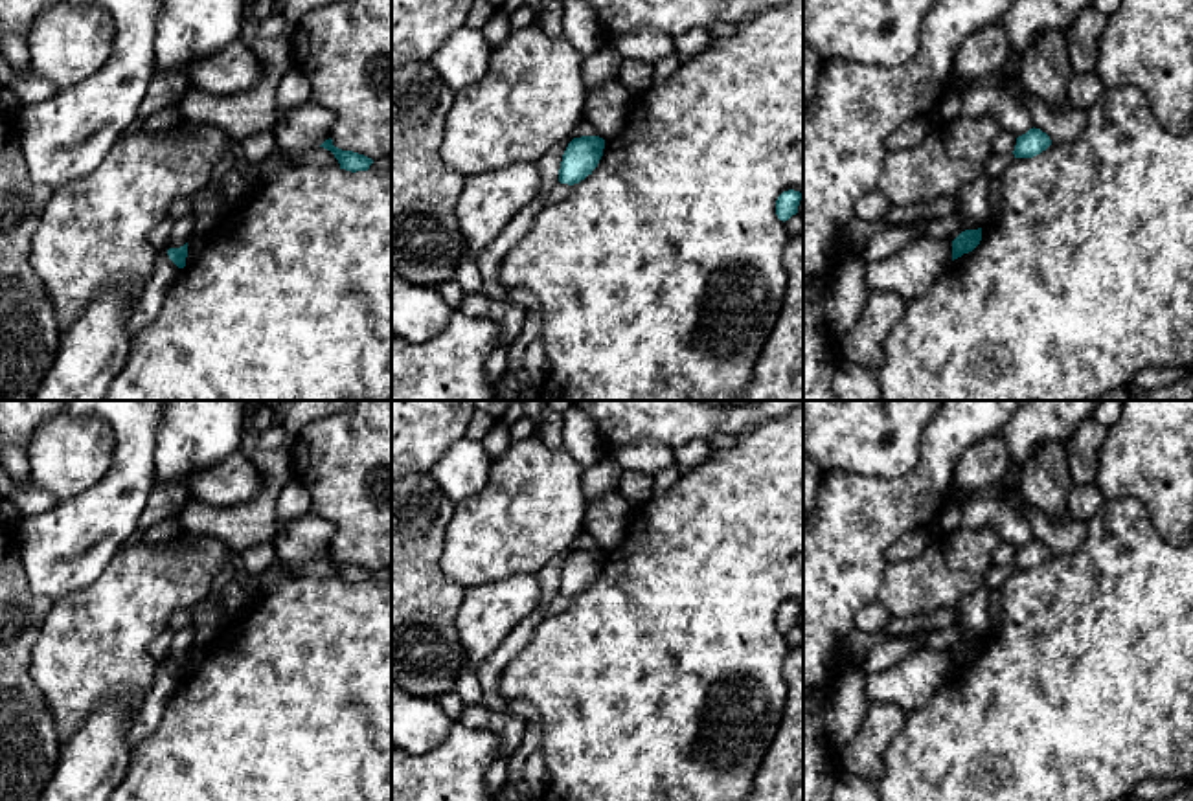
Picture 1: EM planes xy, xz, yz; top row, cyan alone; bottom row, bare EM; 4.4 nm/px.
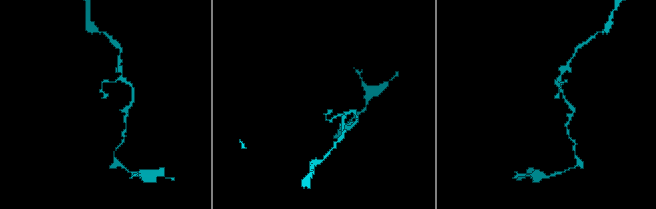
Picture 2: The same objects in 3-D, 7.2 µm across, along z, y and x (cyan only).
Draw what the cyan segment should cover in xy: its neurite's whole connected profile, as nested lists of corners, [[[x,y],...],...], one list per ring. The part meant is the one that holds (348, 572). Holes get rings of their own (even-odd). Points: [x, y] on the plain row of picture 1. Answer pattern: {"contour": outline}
{"contour": [[[325,551],[320,558],[331,562],[335,566],[335,570],[340,575],[340,581],[357,584],[357,582],[368,582],[369,577],[373,575],[371,570],[353,564],[353,562],[342,562],[338,558],[333,557],[333,551]]]}

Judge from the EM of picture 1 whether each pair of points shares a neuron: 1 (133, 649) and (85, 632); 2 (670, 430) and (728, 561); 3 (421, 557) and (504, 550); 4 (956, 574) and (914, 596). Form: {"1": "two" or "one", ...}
{"1": "one", "2": "two", "3": "two", "4": "one"}

